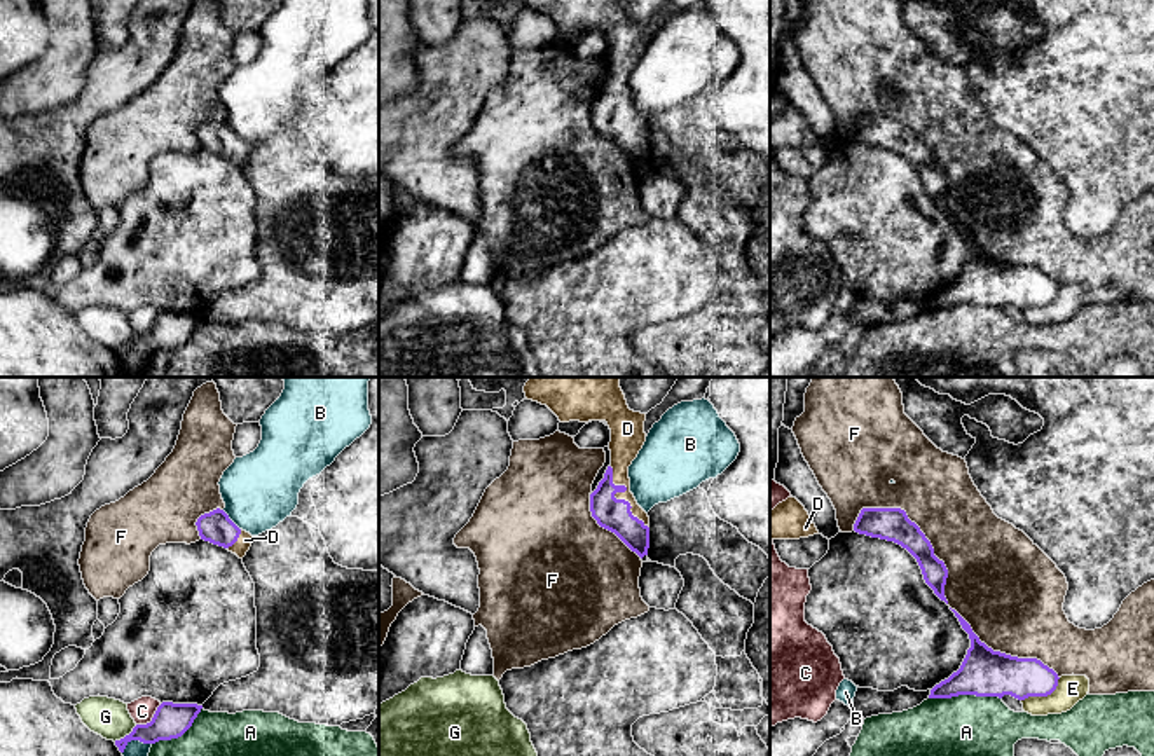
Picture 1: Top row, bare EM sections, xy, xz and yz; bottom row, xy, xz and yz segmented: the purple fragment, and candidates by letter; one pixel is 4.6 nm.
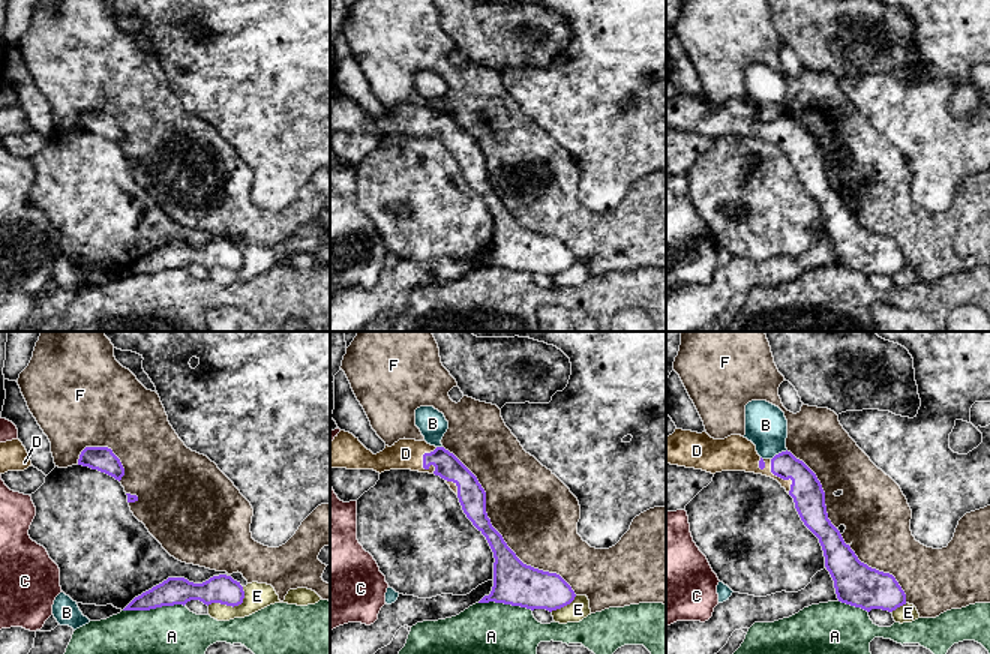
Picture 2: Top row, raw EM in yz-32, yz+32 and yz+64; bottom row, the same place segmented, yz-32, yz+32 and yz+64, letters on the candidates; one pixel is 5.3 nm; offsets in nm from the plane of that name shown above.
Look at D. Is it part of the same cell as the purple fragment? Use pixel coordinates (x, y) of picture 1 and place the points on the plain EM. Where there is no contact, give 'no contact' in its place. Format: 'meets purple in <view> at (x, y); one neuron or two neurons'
meets purple in xz at (613, 105); one neuron

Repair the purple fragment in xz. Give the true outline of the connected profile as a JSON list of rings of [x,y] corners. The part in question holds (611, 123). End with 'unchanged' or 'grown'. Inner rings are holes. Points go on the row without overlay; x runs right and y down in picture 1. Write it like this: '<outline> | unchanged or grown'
[[[524,0],[546,14],[560,31],[606,30],[611,38],[611,73],[590,103],[597,133],[615,141],[641,168],[649,157],[649,126],[630,101],[629,75],[646,51],[646,23],[629,17],[623,0]]] | grown

